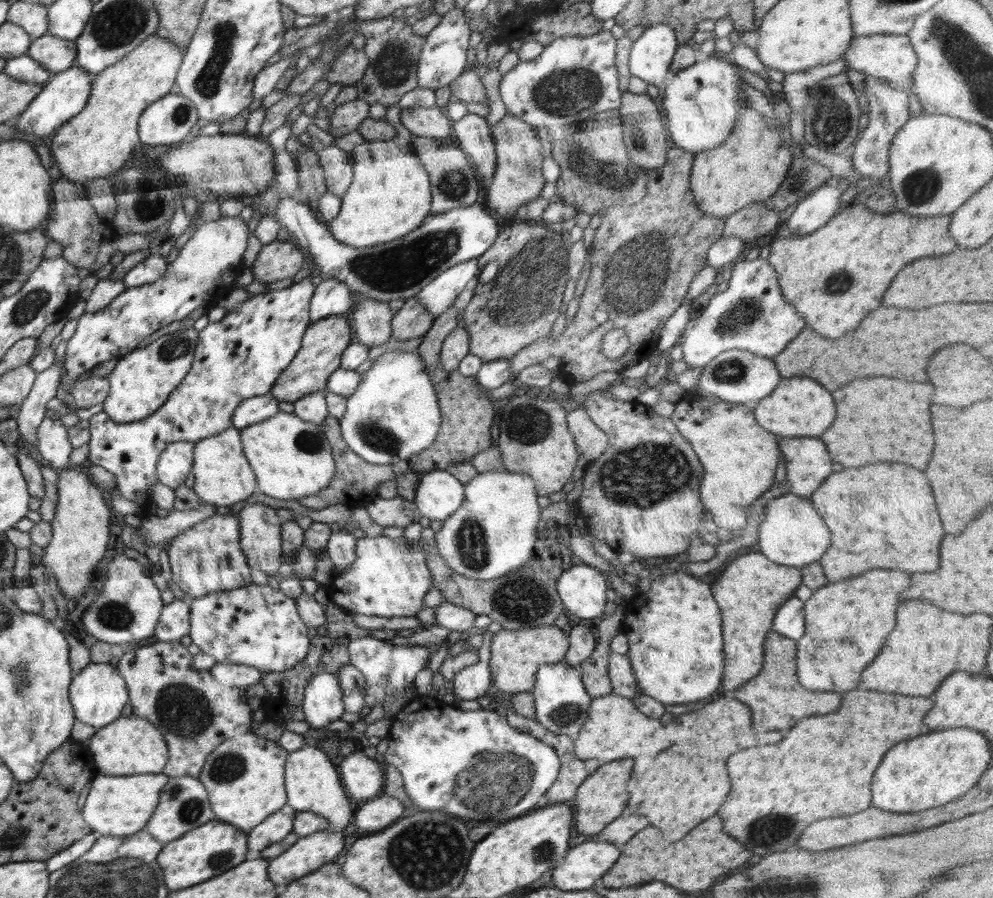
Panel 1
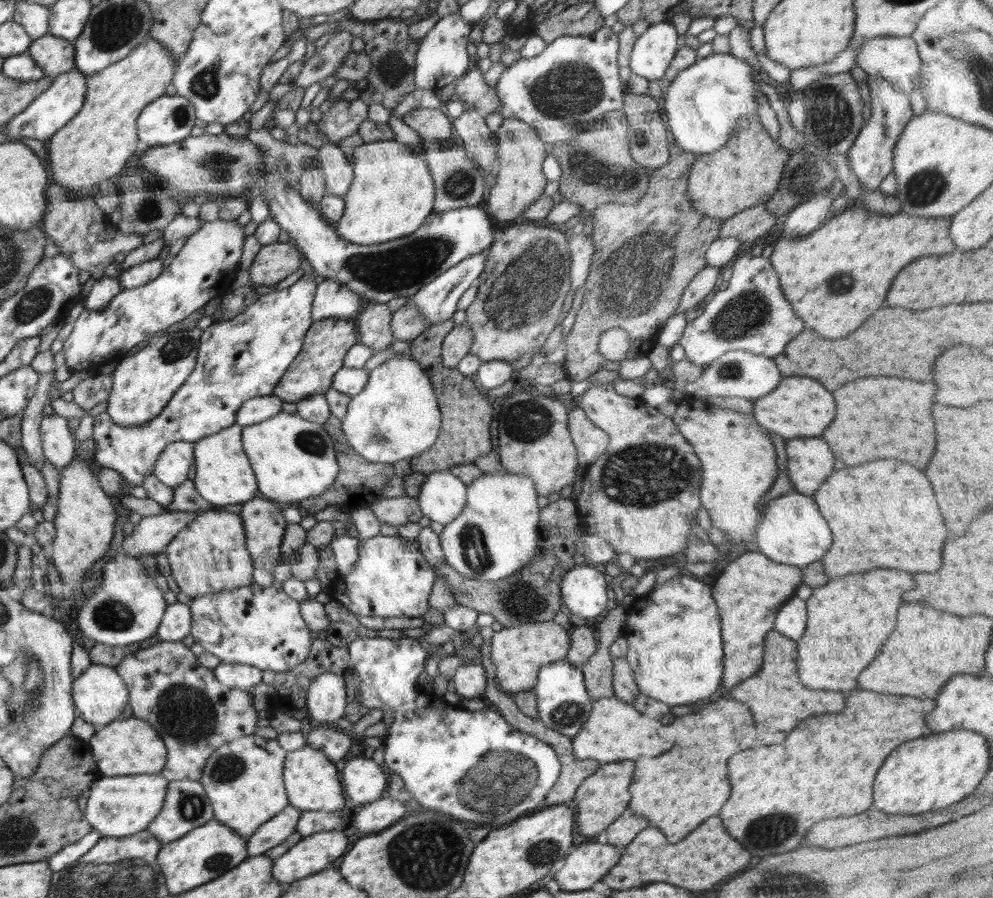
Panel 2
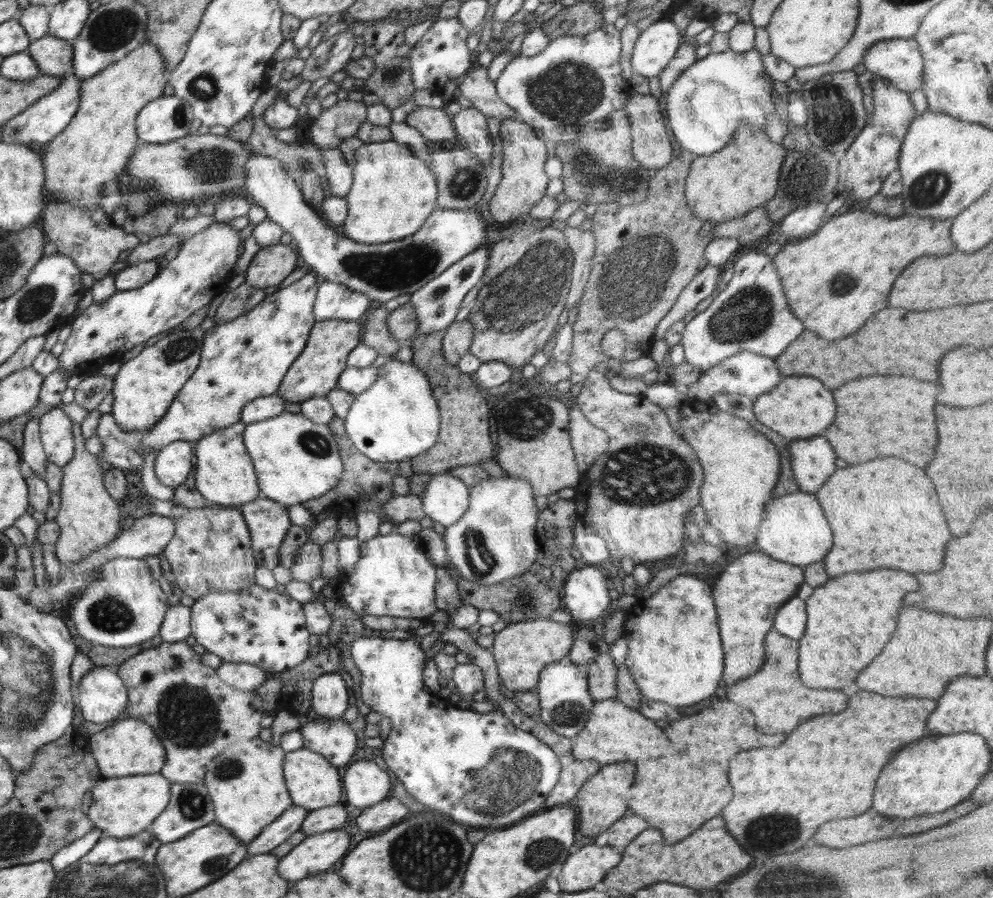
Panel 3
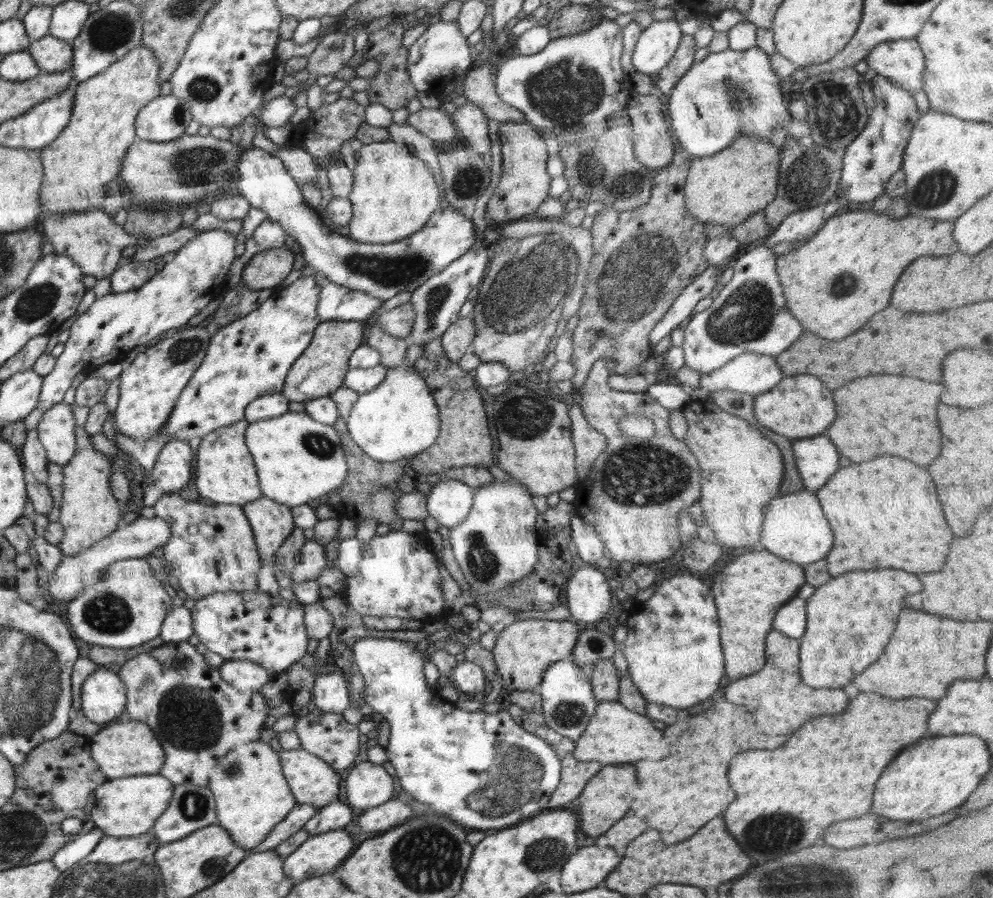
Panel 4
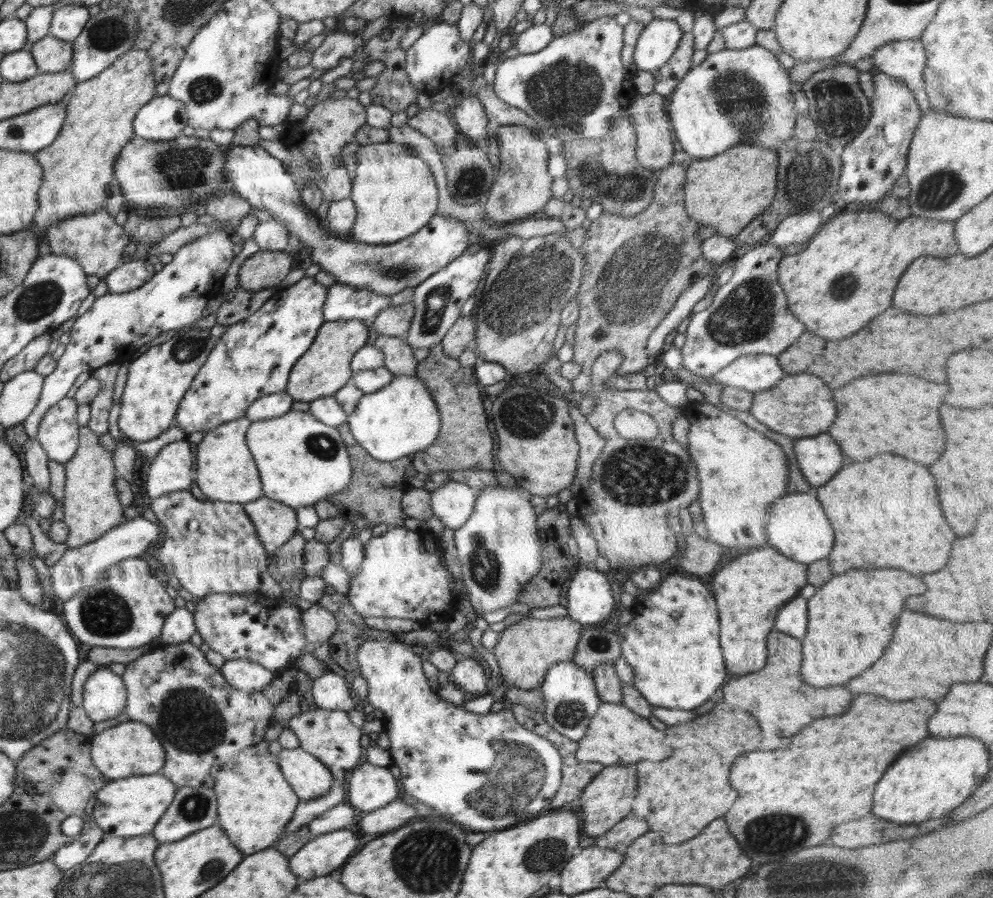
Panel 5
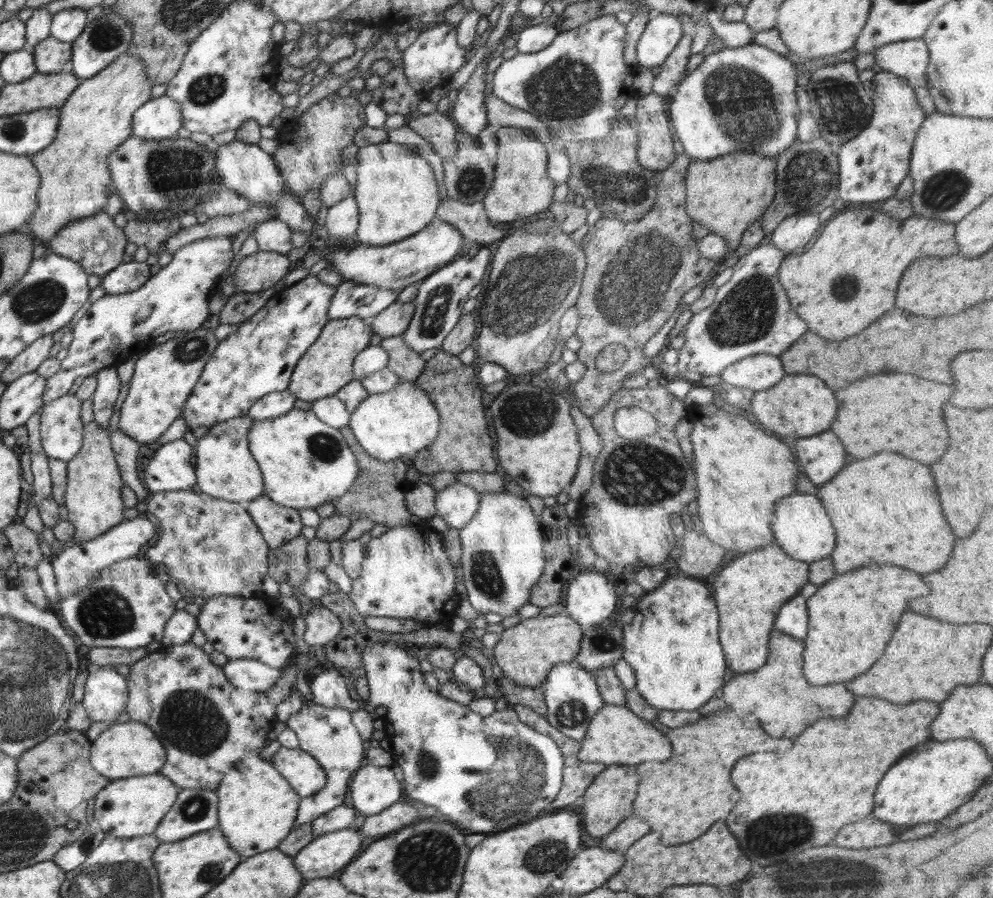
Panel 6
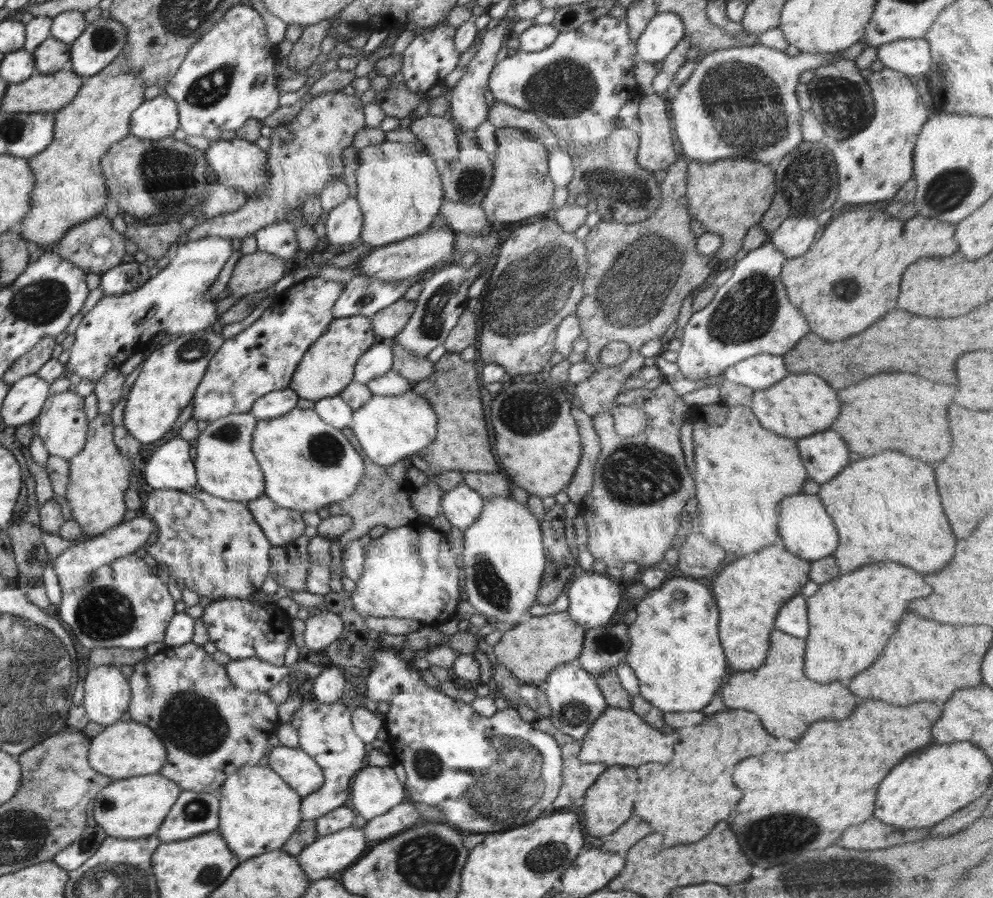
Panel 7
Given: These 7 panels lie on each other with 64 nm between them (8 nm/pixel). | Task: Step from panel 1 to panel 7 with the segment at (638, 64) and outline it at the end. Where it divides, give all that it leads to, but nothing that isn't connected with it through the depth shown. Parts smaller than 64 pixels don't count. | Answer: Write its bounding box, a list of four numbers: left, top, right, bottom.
[636,12,685,64]

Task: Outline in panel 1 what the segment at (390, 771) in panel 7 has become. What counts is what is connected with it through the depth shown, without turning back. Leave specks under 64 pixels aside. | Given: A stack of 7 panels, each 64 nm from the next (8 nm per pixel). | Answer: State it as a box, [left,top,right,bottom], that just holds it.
[338,752,384,802]

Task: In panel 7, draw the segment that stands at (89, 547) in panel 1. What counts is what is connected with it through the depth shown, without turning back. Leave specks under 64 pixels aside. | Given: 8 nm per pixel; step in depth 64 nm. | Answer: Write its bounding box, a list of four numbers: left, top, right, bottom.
[67,414,134,540]

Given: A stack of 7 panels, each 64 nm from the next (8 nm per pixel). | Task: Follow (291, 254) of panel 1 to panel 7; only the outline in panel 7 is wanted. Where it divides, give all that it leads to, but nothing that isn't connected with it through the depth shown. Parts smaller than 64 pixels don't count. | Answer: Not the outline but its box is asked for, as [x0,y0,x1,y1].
[227,251,285,297]

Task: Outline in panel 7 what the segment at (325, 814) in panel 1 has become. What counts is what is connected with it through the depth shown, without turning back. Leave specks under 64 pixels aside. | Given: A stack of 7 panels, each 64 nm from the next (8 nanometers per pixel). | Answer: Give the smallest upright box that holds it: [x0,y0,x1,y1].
[268,746,324,797]

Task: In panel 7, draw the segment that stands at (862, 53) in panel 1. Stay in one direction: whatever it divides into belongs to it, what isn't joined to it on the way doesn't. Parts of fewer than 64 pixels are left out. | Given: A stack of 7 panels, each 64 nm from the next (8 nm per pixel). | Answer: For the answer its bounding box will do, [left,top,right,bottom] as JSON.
[877,39,932,78]

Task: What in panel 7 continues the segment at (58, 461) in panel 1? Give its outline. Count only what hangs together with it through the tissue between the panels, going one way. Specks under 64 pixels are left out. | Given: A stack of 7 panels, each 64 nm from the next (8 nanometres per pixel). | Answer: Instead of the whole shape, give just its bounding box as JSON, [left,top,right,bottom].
[36,389,90,460]

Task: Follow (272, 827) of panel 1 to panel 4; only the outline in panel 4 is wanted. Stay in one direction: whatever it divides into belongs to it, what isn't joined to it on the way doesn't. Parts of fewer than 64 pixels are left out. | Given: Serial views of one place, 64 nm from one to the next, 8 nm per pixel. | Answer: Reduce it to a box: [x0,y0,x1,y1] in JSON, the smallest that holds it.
[245,803,324,858]

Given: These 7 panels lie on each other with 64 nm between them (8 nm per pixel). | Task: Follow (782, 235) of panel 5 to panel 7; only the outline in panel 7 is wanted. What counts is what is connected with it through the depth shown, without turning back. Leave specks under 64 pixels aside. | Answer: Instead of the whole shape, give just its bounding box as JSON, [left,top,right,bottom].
[768,217,818,259]

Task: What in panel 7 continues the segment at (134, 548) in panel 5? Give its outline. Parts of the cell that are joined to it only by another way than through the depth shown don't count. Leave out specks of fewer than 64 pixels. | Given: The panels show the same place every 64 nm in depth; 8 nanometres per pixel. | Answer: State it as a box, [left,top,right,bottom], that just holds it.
[53,512,155,592]

